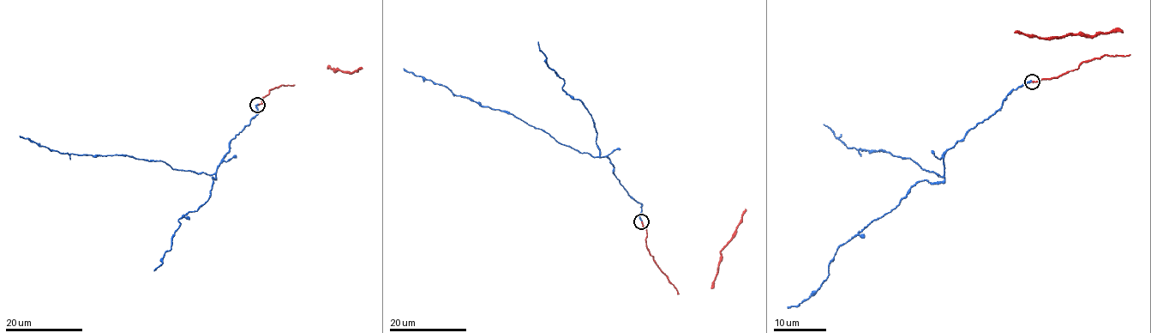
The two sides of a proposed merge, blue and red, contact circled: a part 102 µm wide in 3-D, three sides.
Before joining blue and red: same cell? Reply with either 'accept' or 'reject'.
accept

